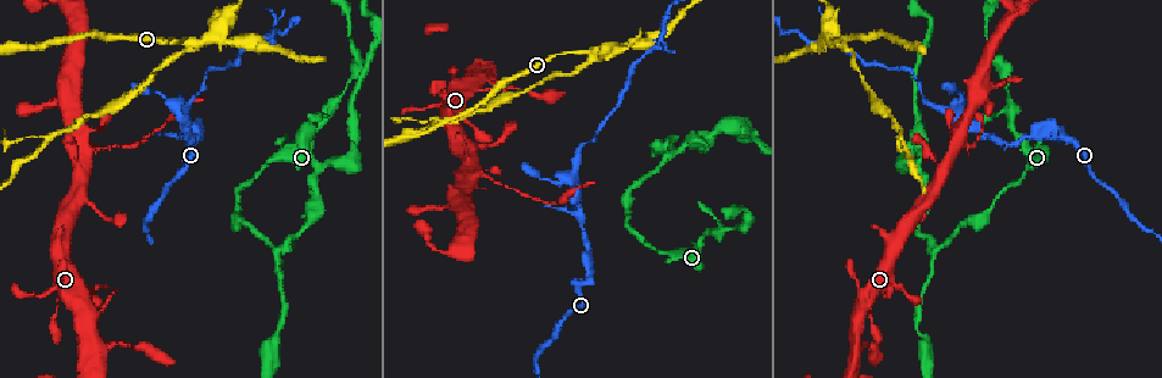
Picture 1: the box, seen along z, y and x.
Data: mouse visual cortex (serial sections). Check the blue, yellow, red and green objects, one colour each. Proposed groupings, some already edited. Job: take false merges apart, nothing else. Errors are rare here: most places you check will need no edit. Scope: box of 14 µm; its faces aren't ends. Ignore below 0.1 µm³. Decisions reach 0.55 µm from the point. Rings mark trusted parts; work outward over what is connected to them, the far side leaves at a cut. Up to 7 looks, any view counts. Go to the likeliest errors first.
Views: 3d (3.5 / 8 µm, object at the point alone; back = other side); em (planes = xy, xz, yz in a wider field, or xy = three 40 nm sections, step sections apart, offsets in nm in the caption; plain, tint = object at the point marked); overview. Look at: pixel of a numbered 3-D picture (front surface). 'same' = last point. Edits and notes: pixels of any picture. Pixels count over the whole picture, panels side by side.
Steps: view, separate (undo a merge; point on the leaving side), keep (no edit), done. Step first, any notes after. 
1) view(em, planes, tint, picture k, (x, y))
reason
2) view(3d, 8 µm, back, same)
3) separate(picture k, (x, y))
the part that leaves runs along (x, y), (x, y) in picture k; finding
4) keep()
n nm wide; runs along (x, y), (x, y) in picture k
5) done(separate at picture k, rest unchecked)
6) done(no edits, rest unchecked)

view(3d, 3.5 µm, picture 1, (195, 47))
arms part here

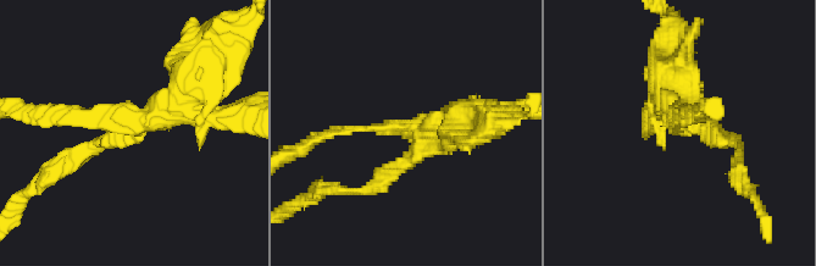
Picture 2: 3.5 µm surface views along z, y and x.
view(em, xy, step 1, tint, picture 2, (682, 128))
need the tissue

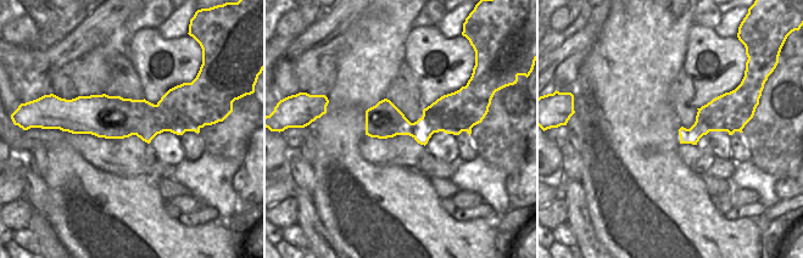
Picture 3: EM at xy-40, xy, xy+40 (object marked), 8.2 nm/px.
separate(picture 2, (104, 140))
3 arms; a second cell is stuck on

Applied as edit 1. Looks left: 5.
view(3d, 3.5 µm, picture 1, (490, 179))
thick turns thin

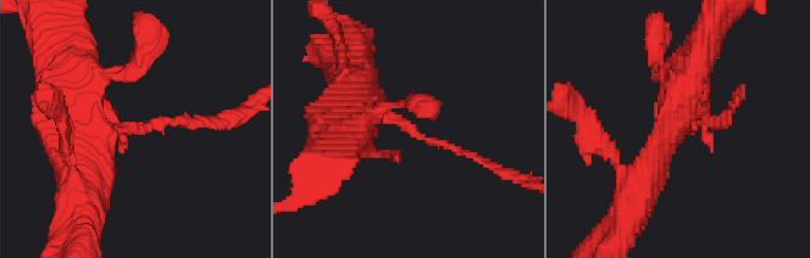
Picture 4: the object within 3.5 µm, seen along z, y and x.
view(em, planes, tint, picture 4, (135, 128))
now the EM

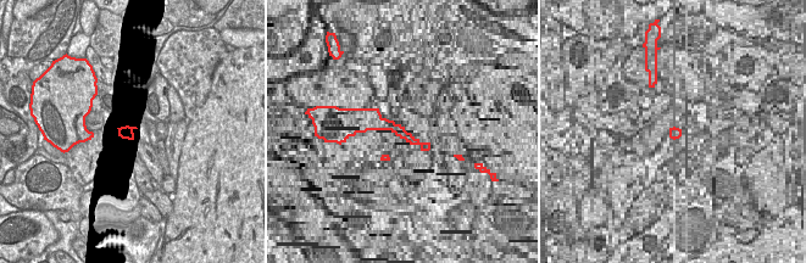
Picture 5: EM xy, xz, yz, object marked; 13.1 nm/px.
keep()
170 nm wide; runs along (351, 101), (478, 157) in picture 4; continuous, no second cell

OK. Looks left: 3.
view(3d, 8 µm, picture 1, (1052, 132))
abrupt turn

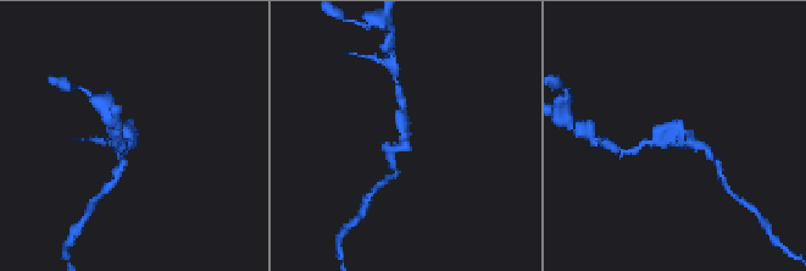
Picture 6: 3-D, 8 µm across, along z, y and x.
view(3d, 3.5 µm, picture 6, (677, 133))

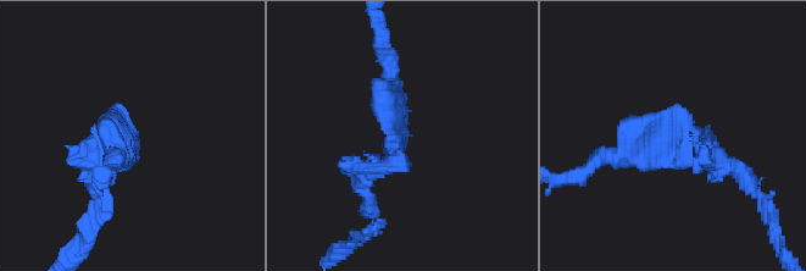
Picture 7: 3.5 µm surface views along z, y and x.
view(em, xy, step 5, tint, picture 7, (681, 137))
need the tissue

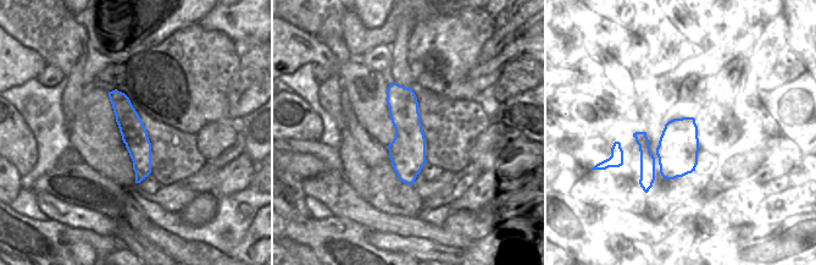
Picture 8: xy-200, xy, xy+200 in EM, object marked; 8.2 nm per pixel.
keep()
runs along (368, 195), (365, 176), (398, 154), (390, 67) in picture 7; continuous, no second cell

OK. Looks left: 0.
done(separate at picture 2, rest unchecked)

